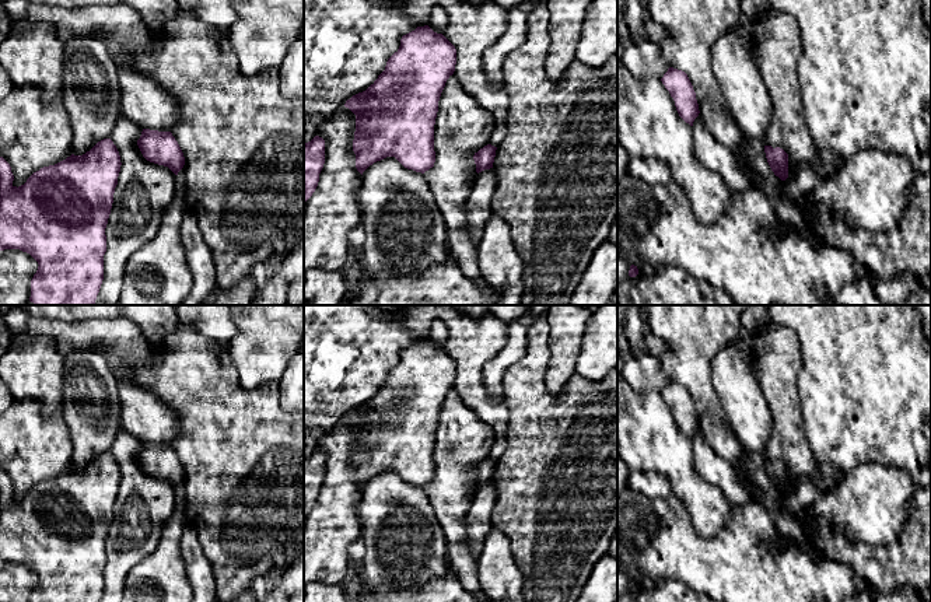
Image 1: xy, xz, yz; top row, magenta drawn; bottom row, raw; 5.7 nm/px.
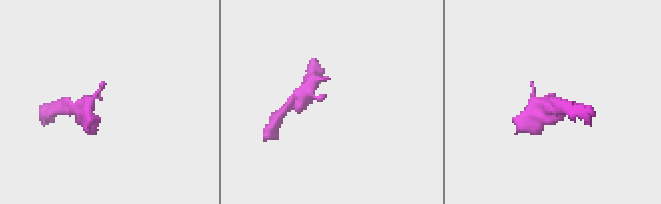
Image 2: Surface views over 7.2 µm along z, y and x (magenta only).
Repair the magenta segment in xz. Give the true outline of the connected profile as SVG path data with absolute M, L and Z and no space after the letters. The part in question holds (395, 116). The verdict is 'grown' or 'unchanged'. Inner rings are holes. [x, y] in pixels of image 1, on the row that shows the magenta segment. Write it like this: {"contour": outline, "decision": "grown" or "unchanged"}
{"contour": "M428 25L417 27L402 36L399 49L388 59L378 78L365 91L346 101L344 106L356 115L353 151L361 175L386 157L395 157L405 168L421 174L434 167L438 101L455 64L455 46Z", "decision": "unchanged"}

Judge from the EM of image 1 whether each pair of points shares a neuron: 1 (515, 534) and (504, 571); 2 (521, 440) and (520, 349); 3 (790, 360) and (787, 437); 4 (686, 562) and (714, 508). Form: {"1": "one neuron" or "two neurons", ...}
{"1": "two neurons", "2": "two neurons", "3": "one neuron", "4": "two neurons"}

